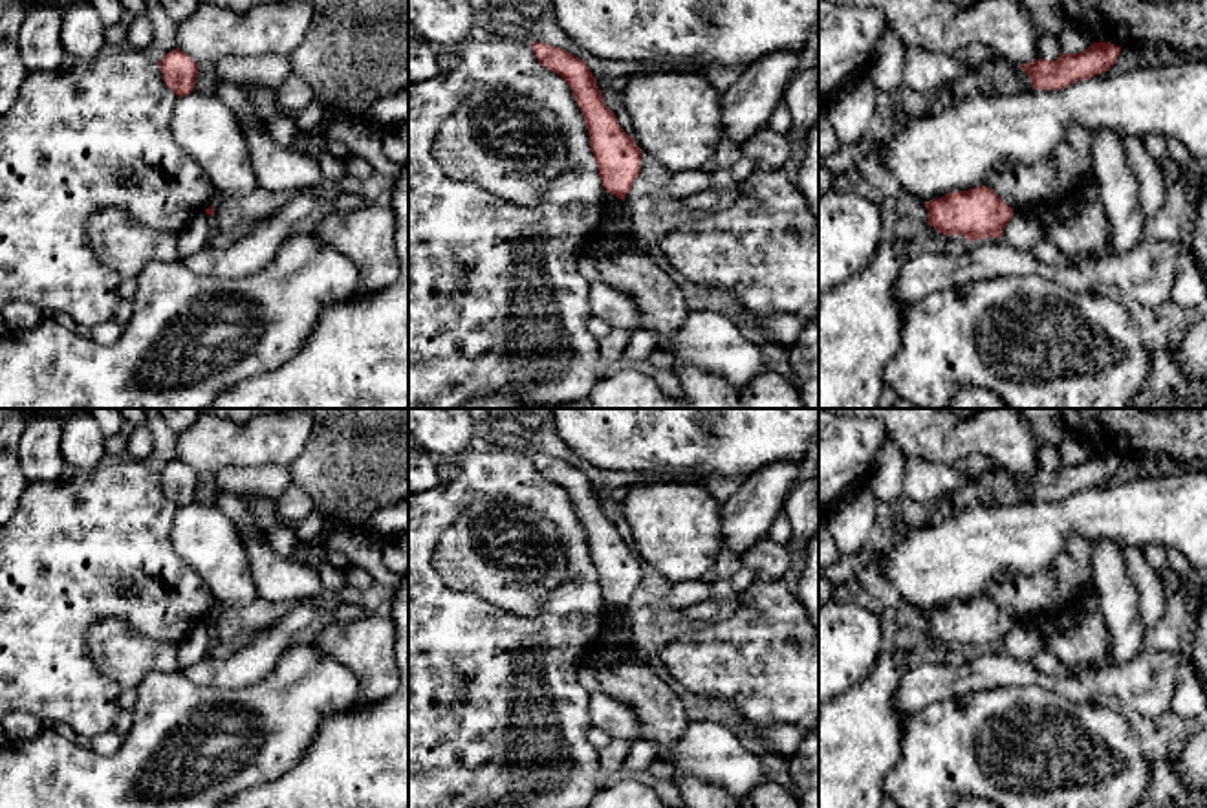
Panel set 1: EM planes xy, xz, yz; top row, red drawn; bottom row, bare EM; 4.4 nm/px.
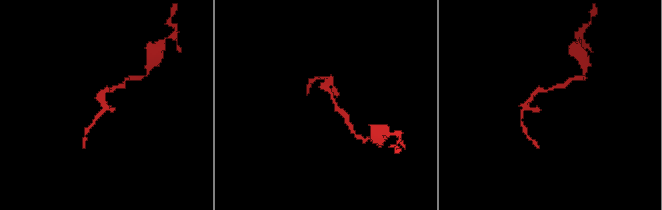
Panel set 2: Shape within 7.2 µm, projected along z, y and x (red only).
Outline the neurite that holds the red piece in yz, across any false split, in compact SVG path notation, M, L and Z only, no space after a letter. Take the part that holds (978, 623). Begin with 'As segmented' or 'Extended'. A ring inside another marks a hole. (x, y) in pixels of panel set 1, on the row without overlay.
As segmented. M976 597L949 603L943 608L925 612L929 636L952 647L962 645L969 652L982 649L1000 649L1013 619L1000 610L991 597Z

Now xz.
As segmented. M533 453L531 458L542 476L570 495L586 531L603 597L625 610L641 583L641 559L606 517L597 489L584 471L544 453Z

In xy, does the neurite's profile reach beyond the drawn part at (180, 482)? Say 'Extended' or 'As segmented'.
As segmented

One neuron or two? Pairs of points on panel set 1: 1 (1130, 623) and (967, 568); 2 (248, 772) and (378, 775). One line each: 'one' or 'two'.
1: two
2: two

